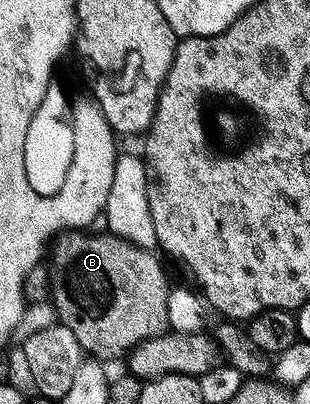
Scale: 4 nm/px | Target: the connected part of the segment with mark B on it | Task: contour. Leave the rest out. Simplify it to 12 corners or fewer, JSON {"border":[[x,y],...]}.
{"border":[[55,237],[50,304],[89,357],[169,327],[161,257]]}

